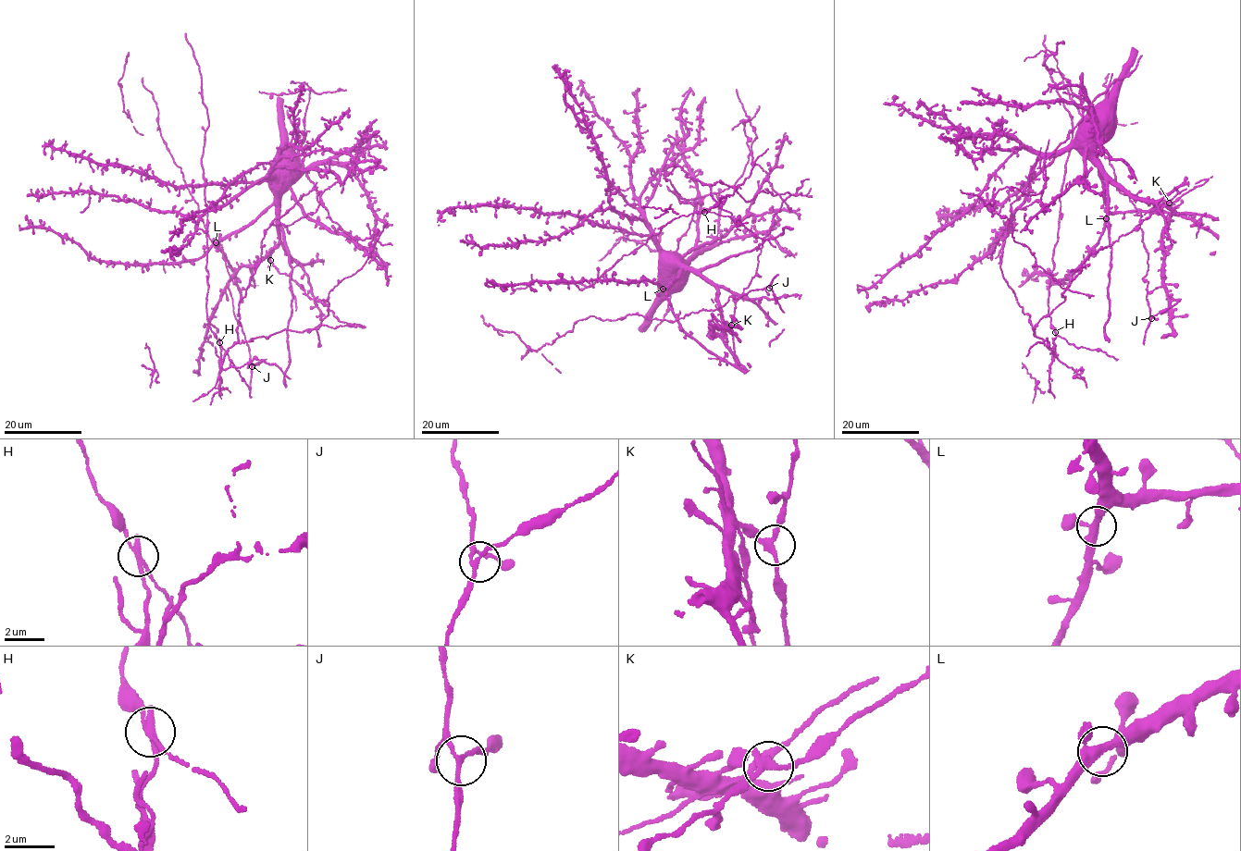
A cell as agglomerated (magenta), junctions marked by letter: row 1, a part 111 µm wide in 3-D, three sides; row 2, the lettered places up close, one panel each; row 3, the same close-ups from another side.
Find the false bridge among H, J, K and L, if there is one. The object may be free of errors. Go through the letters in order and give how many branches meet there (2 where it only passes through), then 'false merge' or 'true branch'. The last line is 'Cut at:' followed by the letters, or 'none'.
H: branches 3; false merge
J: branches 3; true branch
K: branches 3; true branch
L: branches 3; true branch
Cut at: H

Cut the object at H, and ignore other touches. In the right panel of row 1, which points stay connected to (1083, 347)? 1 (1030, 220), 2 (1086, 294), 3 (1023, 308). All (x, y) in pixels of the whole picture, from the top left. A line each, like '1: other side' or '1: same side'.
1: same side
2: other side
3: other side

